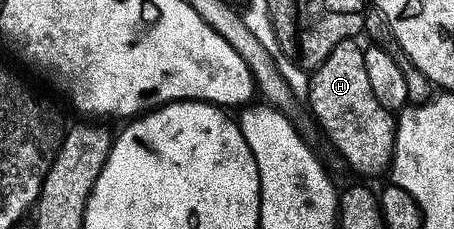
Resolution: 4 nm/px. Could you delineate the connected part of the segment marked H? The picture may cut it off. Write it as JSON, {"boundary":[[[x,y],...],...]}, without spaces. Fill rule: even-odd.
{"boundary":[[[348,40],[321,68],[315,69],[310,76],[310,87],[306,97],[307,103],[312,103],[312,112],[320,123],[325,134],[332,139],[332,144],[344,155],[344,160],[360,176],[380,176],[389,171],[392,166],[392,156],[396,152],[396,125],[397,117],[385,109],[378,98],[374,96],[373,87],[370,86],[369,75],[366,72],[365,49],[358,46],[356,40]]]}

